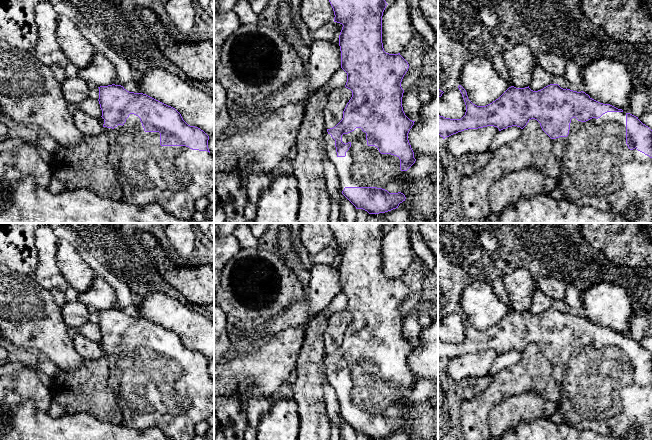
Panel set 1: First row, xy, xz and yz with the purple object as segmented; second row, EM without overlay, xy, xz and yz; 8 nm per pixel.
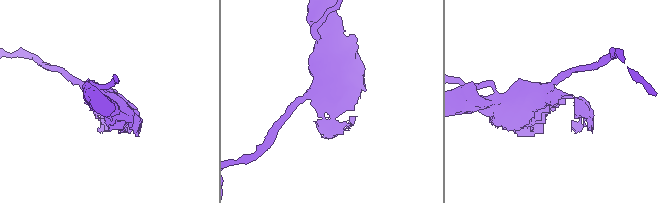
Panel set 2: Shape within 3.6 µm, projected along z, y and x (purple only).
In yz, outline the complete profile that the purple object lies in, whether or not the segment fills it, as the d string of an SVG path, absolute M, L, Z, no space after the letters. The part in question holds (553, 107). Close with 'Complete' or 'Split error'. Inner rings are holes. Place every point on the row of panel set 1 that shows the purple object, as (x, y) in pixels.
M550 84L538 91L531 90L529 86L525 88L511 86L498 99L486 106L473 104L468 99L466 90L461 85L459 85L458 88L465 102L466 112L461 119L450 119L438 115L438 135L443 139L464 130L478 129L487 126L497 127L499 131L512 126L523 129L531 119L535 119L540 123L542 130L552 139L554 155L561 164L561 179L558 182L558 186L562 189L567 200L579 206L590 205L603 211L615 212L621 215L628 210L631 203L638 204L640 206L640 214L632 223L652 223L652 130L643 124L638 117L626 113L622 109L618 109L610 104L600 103L583 91L577 92L567 88L563 89L558 84Z. Split error

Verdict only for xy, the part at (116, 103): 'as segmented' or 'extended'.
extended

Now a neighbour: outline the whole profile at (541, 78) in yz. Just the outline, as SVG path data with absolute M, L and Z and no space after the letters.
M537 63L532 71L529 88L533 91L538 91L550 84L558 84L561 88L566 89L568 83L566 77L552 75Z

